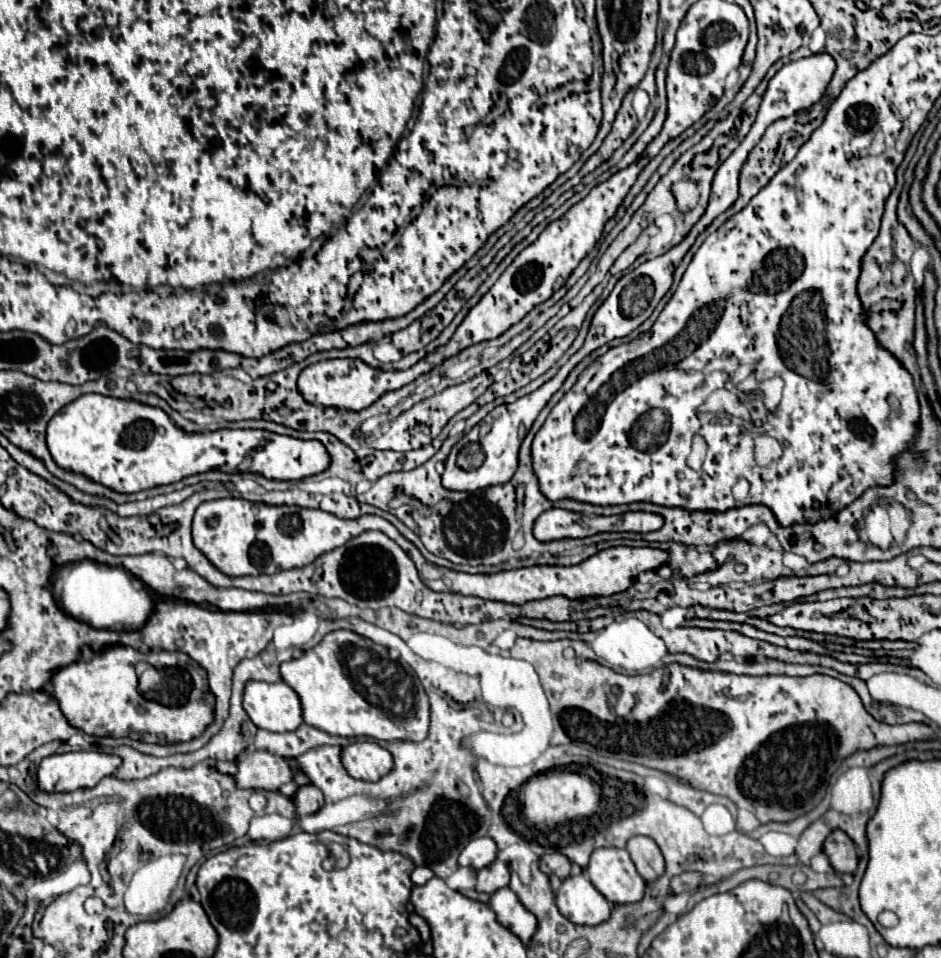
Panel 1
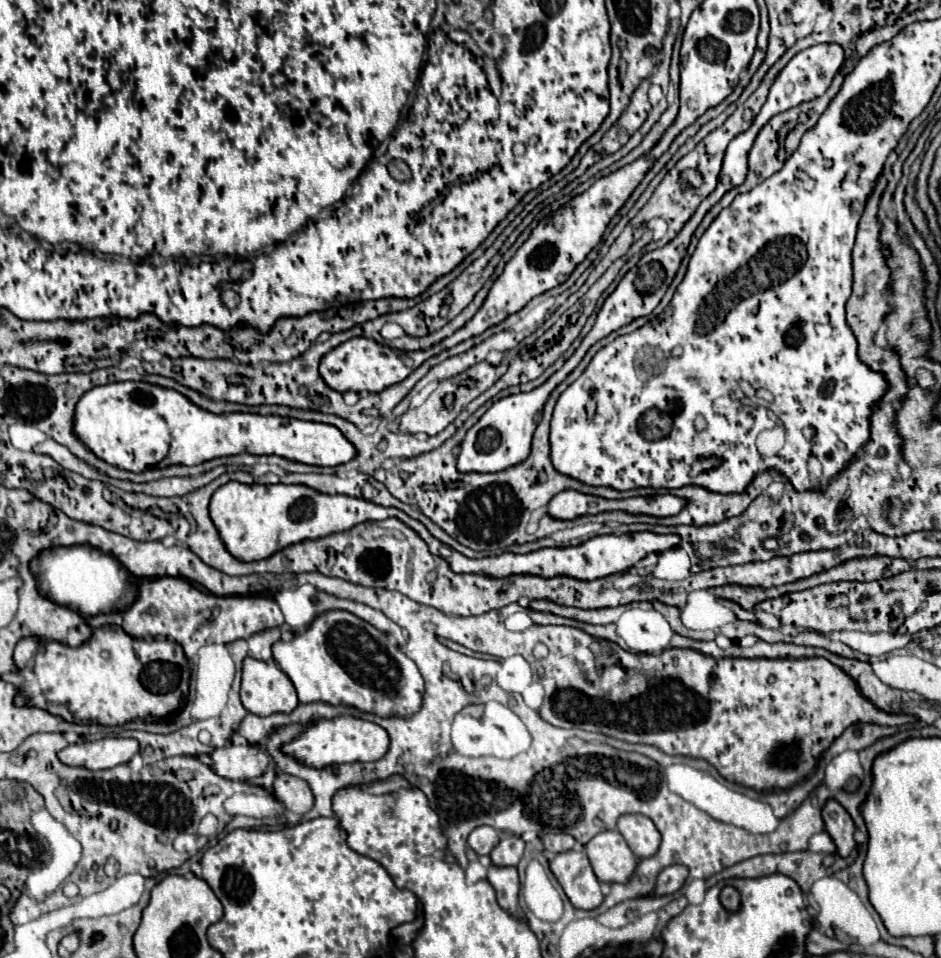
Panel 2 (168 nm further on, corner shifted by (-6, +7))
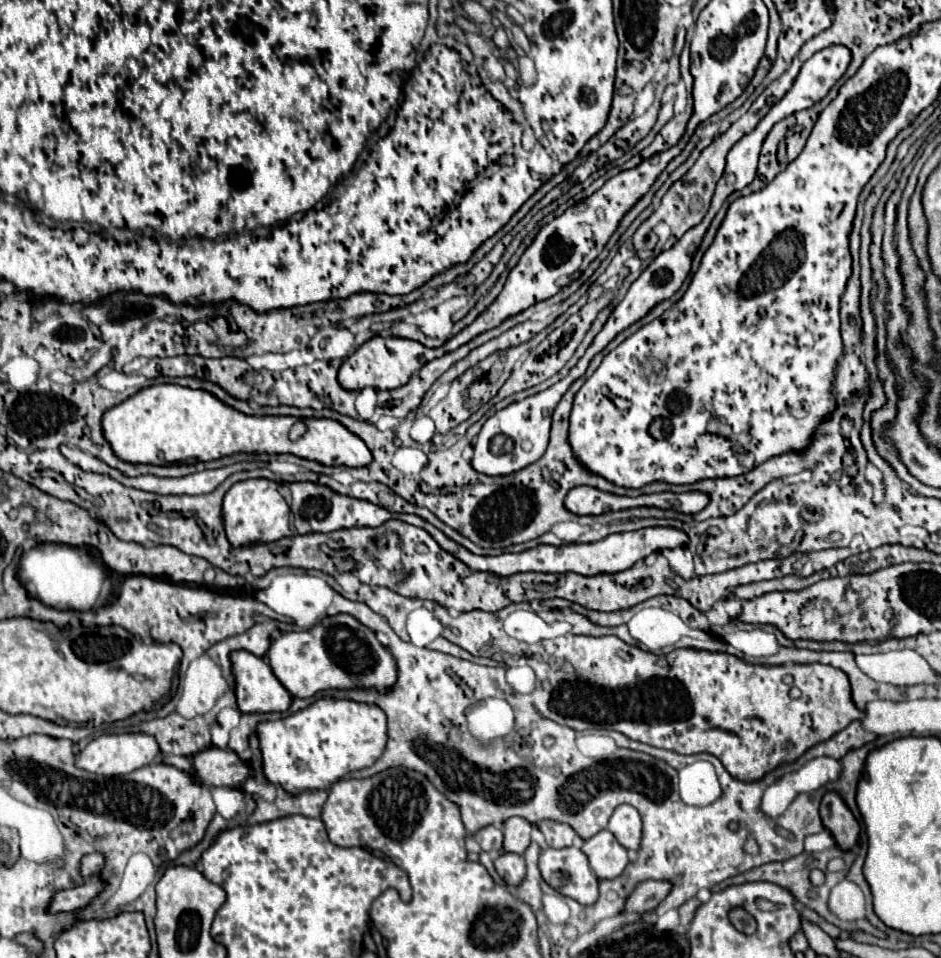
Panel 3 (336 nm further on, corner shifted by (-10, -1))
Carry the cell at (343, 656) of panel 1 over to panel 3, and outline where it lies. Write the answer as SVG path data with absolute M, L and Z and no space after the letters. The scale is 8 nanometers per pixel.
M348 614L326 616L310 630L280 634L272 640L266 660L282 686L298 698L310 698L316 692L330 688L348 690L366 686L388 690L398 676L392 654L376 640L370 628Z

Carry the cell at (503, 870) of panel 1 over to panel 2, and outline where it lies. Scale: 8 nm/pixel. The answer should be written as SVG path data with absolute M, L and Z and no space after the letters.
M510 836L510 838L502 838L498 842L498 846L490 852L490 858L492 858L492 864L494 866L500 866L500 868L506 868L506 866L516 866L522 858L522 852L524 852L524 840L518 838L518 836Z

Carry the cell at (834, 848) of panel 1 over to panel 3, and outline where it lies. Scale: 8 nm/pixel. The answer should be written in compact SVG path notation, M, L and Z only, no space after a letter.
M836 792L824 794L822 804L820 804L820 818L822 818L824 828L830 830L830 834L834 836L836 844L842 850L850 850L856 844L860 824Z

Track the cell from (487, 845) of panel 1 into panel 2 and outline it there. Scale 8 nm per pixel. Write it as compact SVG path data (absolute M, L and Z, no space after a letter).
M478 826L468 836L468 846L478 856L484 856L484 854L492 852L492 848L498 844L498 840L500 840L500 834L494 828L490 828L490 826Z

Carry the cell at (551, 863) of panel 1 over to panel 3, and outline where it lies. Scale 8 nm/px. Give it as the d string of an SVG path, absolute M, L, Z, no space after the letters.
M542 820L538 824L538 828L544 834L546 844L552 848L566 848L566 846L574 844L576 832L568 824L556 824L554 820Z

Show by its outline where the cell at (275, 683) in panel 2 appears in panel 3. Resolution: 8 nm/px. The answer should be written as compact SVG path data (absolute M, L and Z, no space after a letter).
M236 650L230 652L230 662L232 662L232 674L236 680L236 704L240 712L252 714L252 712L286 712L292 704L290 692L280 684L280 680L274 676L272 668L268 662L260 656L254 656L252 652L246 650Z

